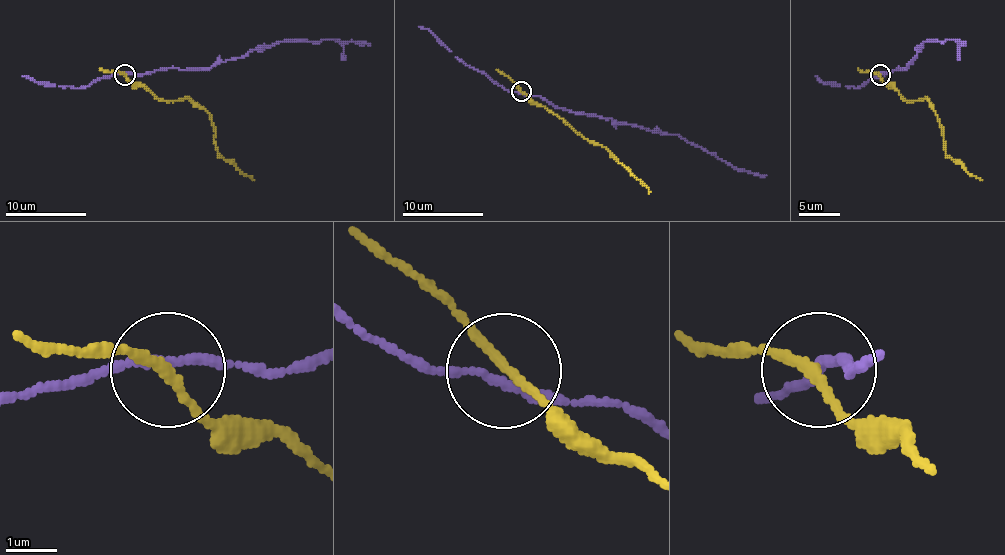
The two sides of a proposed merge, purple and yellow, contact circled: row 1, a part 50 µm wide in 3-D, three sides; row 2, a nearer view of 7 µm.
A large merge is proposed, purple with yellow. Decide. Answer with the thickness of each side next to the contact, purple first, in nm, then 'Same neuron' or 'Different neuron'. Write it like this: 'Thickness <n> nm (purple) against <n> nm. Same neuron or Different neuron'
Thickness 170 nm (purple) against 170 nm. Same neuron

